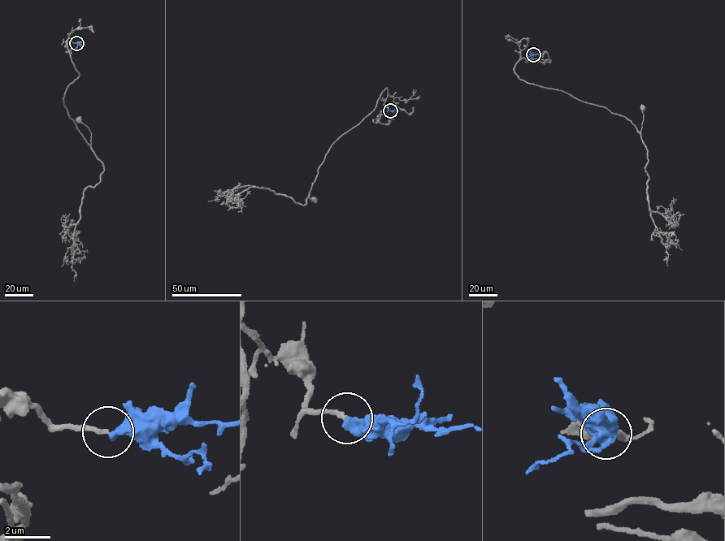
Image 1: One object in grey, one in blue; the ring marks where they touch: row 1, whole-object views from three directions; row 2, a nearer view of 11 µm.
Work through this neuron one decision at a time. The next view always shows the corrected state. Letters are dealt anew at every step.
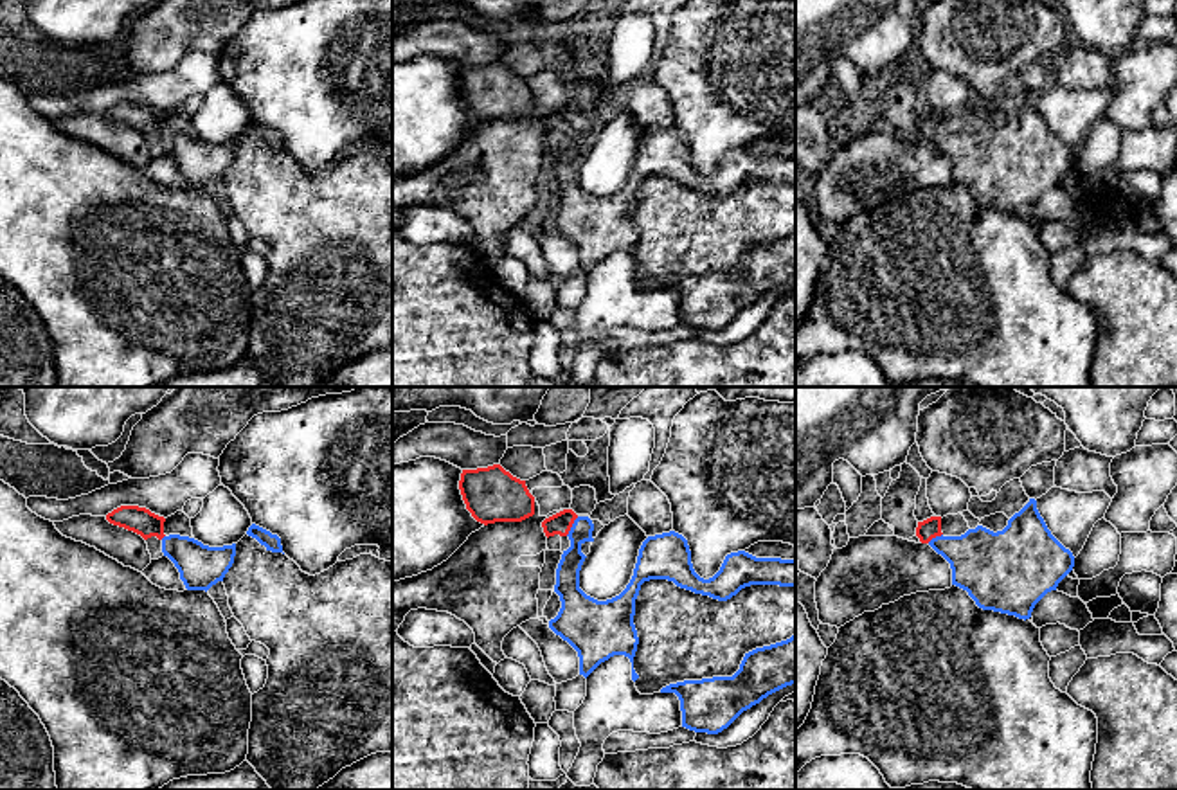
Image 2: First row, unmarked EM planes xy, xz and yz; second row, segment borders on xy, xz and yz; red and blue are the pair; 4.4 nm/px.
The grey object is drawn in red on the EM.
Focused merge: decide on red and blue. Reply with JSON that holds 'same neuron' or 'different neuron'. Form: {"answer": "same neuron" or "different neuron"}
{"answer": "same neuron"}

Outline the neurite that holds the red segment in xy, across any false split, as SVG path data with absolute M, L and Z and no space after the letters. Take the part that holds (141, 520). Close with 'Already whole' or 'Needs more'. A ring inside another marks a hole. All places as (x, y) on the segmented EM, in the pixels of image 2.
M121 506L106 515L106 520L113 525L124 527L140 534L144 540L157 536L162 540L164 534L164 516L151 513L139 506Z. Already whole

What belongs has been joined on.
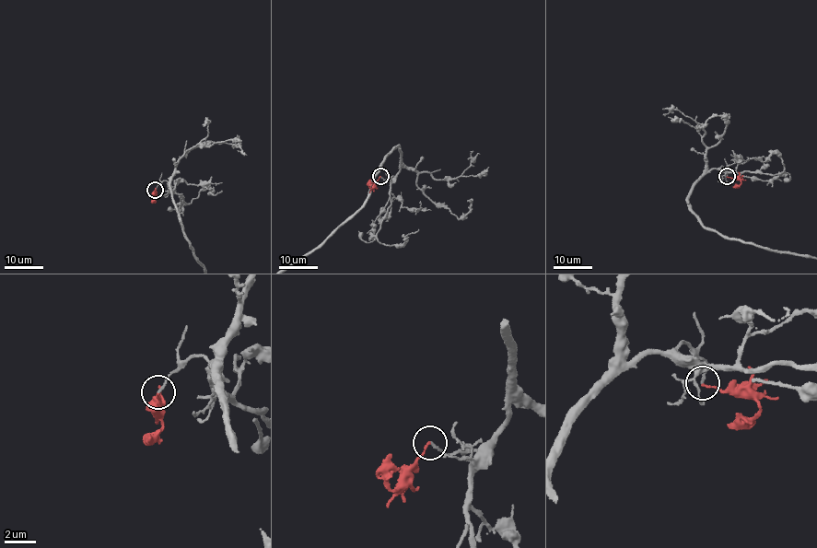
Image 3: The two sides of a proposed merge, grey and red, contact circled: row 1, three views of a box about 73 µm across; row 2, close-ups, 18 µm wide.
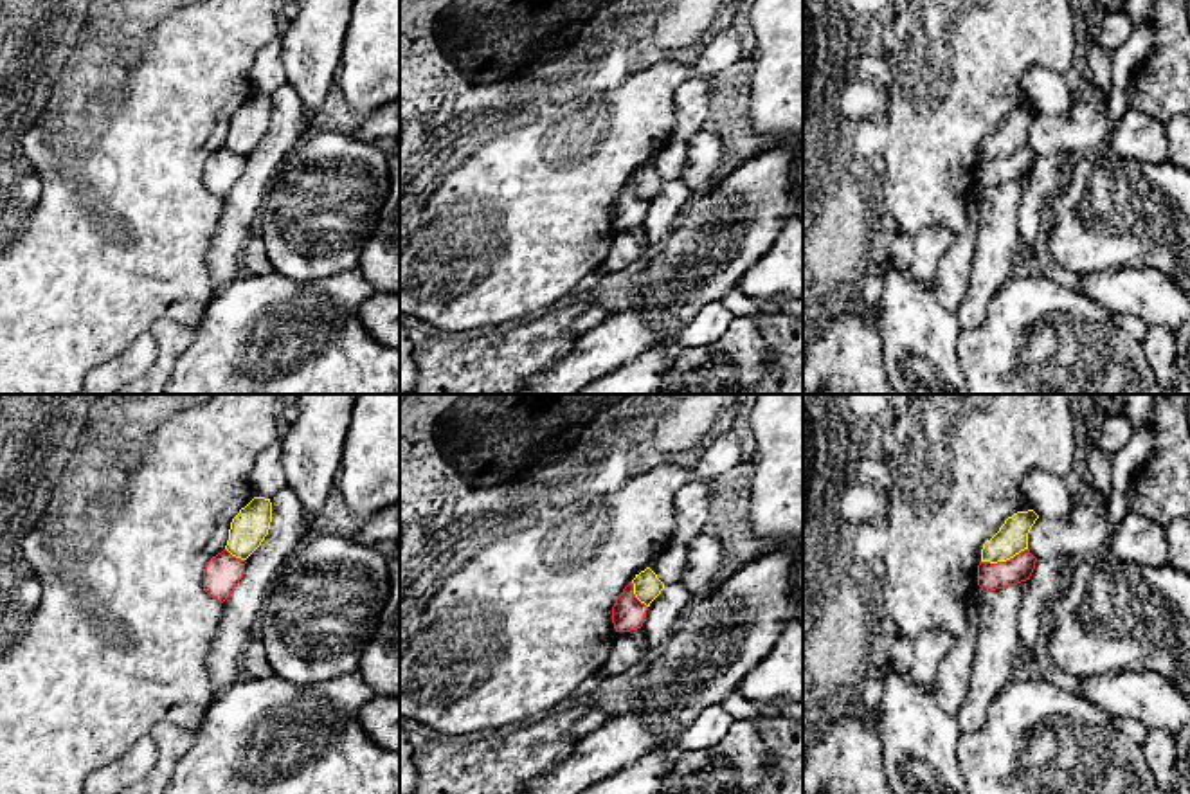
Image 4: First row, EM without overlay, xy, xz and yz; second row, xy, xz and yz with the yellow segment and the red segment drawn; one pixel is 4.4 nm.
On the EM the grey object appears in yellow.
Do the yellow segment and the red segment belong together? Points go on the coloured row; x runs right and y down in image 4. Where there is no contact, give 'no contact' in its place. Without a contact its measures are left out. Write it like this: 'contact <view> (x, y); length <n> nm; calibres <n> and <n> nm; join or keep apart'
contact yz (1003, 560); length 220 nm; calibres 140 and 120 nm; keep apart

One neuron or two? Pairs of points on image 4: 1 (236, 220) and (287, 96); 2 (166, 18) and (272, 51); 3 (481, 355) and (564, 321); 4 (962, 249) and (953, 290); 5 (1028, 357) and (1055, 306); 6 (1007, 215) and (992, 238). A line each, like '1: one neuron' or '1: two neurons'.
1: one neuron
2: two neurons
3: one neuron
4: one neuron
5: one neuron
6: one neuron

